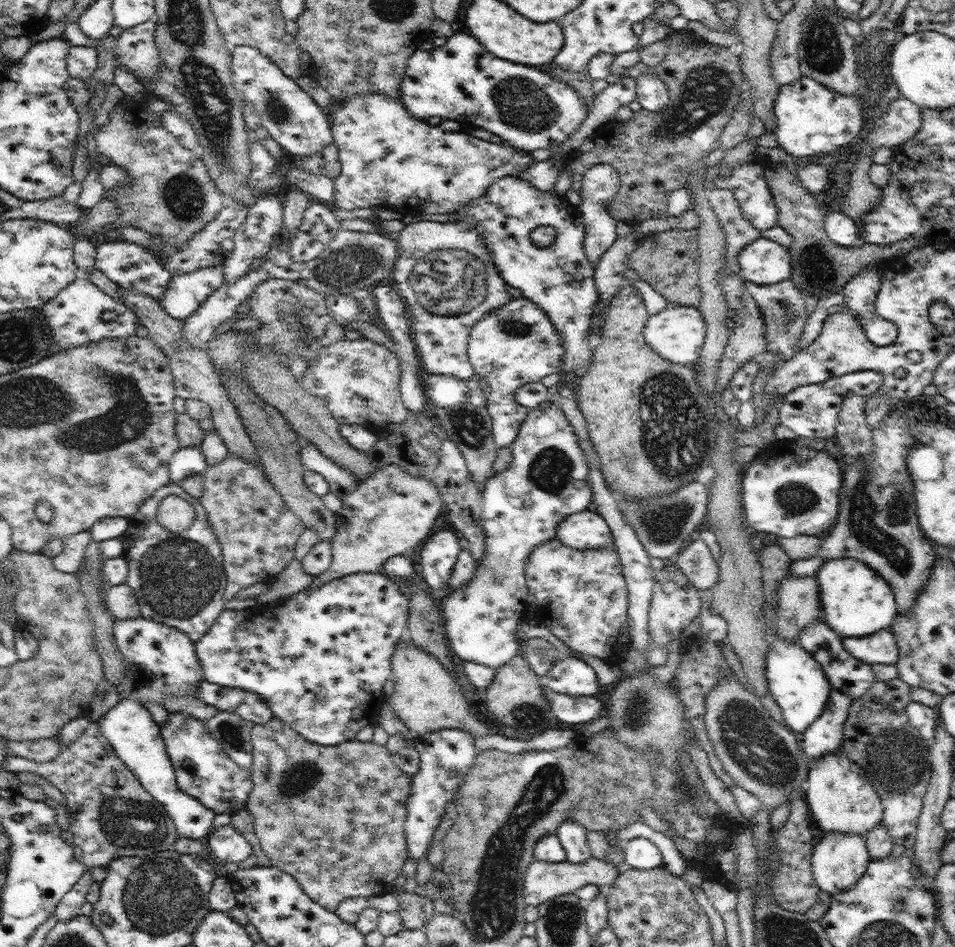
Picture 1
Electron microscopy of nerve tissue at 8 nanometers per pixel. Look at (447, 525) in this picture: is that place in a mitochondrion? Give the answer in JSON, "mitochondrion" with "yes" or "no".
{"mitochondrion":"no"}

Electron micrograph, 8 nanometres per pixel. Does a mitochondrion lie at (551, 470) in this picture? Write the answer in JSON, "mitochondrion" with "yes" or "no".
{"mitochondrion":"yes"}

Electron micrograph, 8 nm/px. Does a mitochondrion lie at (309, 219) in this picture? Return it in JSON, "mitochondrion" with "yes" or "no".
{"mitochondrion":"no"}

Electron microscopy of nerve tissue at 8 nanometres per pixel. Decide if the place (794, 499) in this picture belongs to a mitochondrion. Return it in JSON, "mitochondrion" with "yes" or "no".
{"mitochondrion":"yes"}

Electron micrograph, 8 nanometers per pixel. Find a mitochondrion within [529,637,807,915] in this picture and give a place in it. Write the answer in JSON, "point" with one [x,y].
{"point":[753,746]}

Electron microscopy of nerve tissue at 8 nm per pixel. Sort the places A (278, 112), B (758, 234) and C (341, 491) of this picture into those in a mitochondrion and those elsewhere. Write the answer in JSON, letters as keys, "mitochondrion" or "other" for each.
{"A":"mitochondrion","B":"other","C":"other"}

